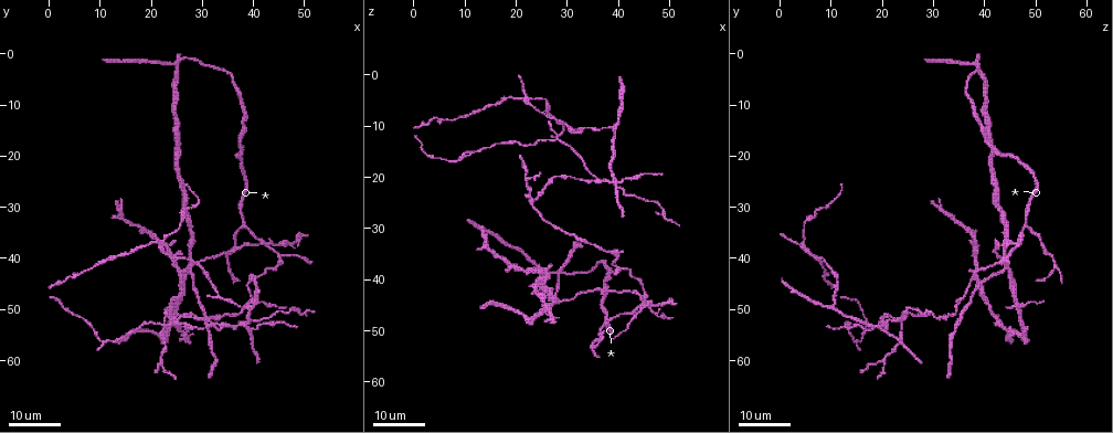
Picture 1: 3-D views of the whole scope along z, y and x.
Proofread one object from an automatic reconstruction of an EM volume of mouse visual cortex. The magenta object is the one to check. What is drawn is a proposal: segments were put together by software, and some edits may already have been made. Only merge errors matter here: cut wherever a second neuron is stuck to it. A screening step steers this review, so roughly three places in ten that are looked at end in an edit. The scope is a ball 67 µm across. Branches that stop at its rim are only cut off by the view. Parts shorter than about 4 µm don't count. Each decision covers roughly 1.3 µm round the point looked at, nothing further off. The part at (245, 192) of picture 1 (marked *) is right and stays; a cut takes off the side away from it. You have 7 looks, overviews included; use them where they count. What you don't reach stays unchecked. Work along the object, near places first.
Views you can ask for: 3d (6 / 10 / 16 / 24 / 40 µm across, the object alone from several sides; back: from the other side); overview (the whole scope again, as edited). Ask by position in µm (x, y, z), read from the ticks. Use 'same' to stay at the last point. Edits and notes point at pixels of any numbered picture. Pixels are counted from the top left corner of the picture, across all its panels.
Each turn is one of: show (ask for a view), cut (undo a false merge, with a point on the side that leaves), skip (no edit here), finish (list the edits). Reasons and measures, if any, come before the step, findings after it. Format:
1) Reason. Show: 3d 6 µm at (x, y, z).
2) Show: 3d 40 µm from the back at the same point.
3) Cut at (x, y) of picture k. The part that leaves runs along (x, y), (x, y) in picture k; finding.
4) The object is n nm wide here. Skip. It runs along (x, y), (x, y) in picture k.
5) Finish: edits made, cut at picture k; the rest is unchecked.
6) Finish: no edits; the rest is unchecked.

Arms part here. Show: 3d 16 µm at (39.0, 50.0, 10.5).

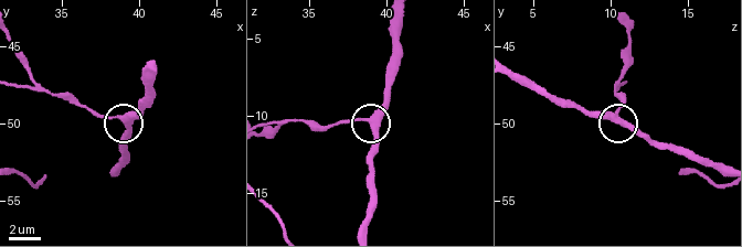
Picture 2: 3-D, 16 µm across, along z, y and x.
Closer look. Show: 3d 10 µm at (39.2, 49.6, 10.2).

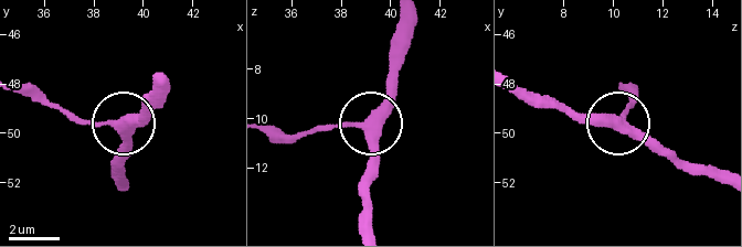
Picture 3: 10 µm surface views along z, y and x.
The object is 350 nm wide here. Skip. It runs along (116, 184), (123, 124), (141, 121), (152, 111) in picture 3; continuous, no second neuron.

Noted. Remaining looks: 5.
Thin arm on a thick one. Show: 3d 24 µm at (23.0, 51.0, 24.0).

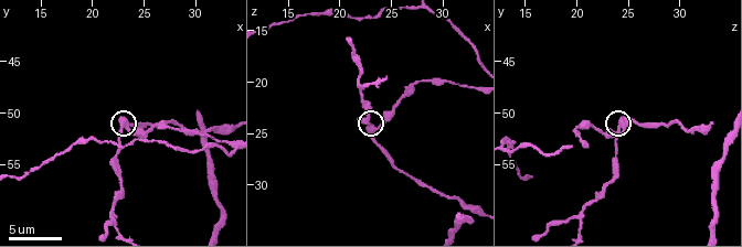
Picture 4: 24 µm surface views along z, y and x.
Show: 3d 6 µm at (23.4, 51.4, 24.6).

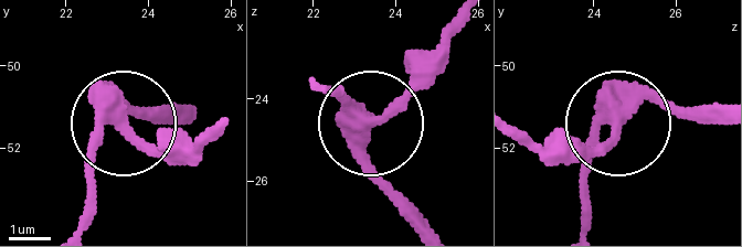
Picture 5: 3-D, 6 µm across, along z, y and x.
3 arms meet here. Skip. It runs along (430, 222), (377, 170), (362, 127), (328, 88) in picture 5; continuous, no second neuron.

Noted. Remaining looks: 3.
Three arms meet. Show: 3d 24 µm at (38.5, 34.0, 48.0).

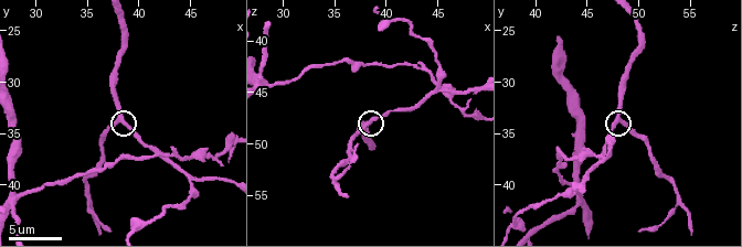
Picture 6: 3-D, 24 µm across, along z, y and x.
Closer look. Show: 3d 10 µm at (38.4, 34.0, 47.8).

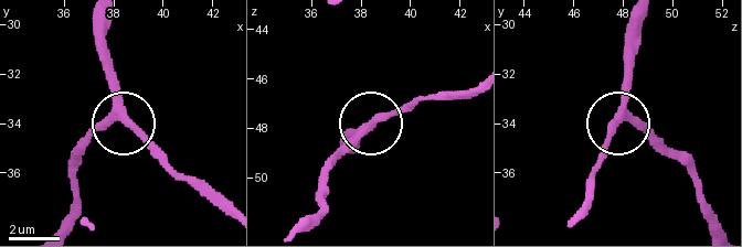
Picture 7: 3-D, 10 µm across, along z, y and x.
3 arms meet here. Skip. It runs along (104, 20), (119, 119), (98, 127), (75, 150) in picture 7; continuous, no second neuron.

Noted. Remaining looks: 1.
Finish: no edits; the rest is unchecked.

